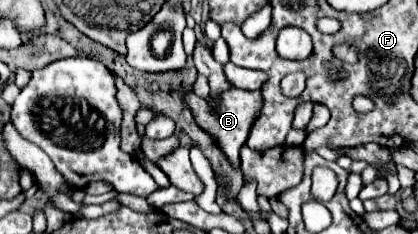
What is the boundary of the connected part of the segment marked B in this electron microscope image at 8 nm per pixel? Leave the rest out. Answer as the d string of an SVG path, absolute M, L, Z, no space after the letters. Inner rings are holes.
M230 88L230 90L222 92L216 100L214 100L214 96L210 96L210 102L206 102L198 94L194 94L194 90L182 92L180 96L182 96L184 104L190 108L196 124L214 138L214 142L218 144L218 148L224 152L226 160L234 168L238 168L240 166L240 148L246 142L250 126L252 126L252 122L256 118L256 112L262 106L260 92L246 92L246 90L240 90L240 88L234 88L234 90Z

